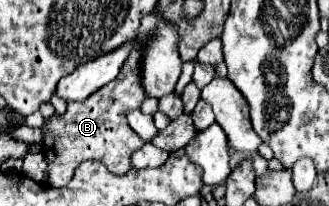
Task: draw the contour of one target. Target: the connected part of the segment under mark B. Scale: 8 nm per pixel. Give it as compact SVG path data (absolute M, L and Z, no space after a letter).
M136 45L126 59L126 63L120 69L118 79L114 83L106 83L106 87L98 89L90 99L68 103L68 109L64 115L52 115L44 125L44 139L42 139L42 153L48 164L47 184L51 187L64 187L72 179L76 167L82 161L96 159L102 161L112 173L122 175L126 173L130 165L132 151L140 149L144 145L134 131L130 131L130 125L126 123L126 111L138 109L142 101L146 99L146 93L140 87L138 79L138 65L140 65L140 47Z

